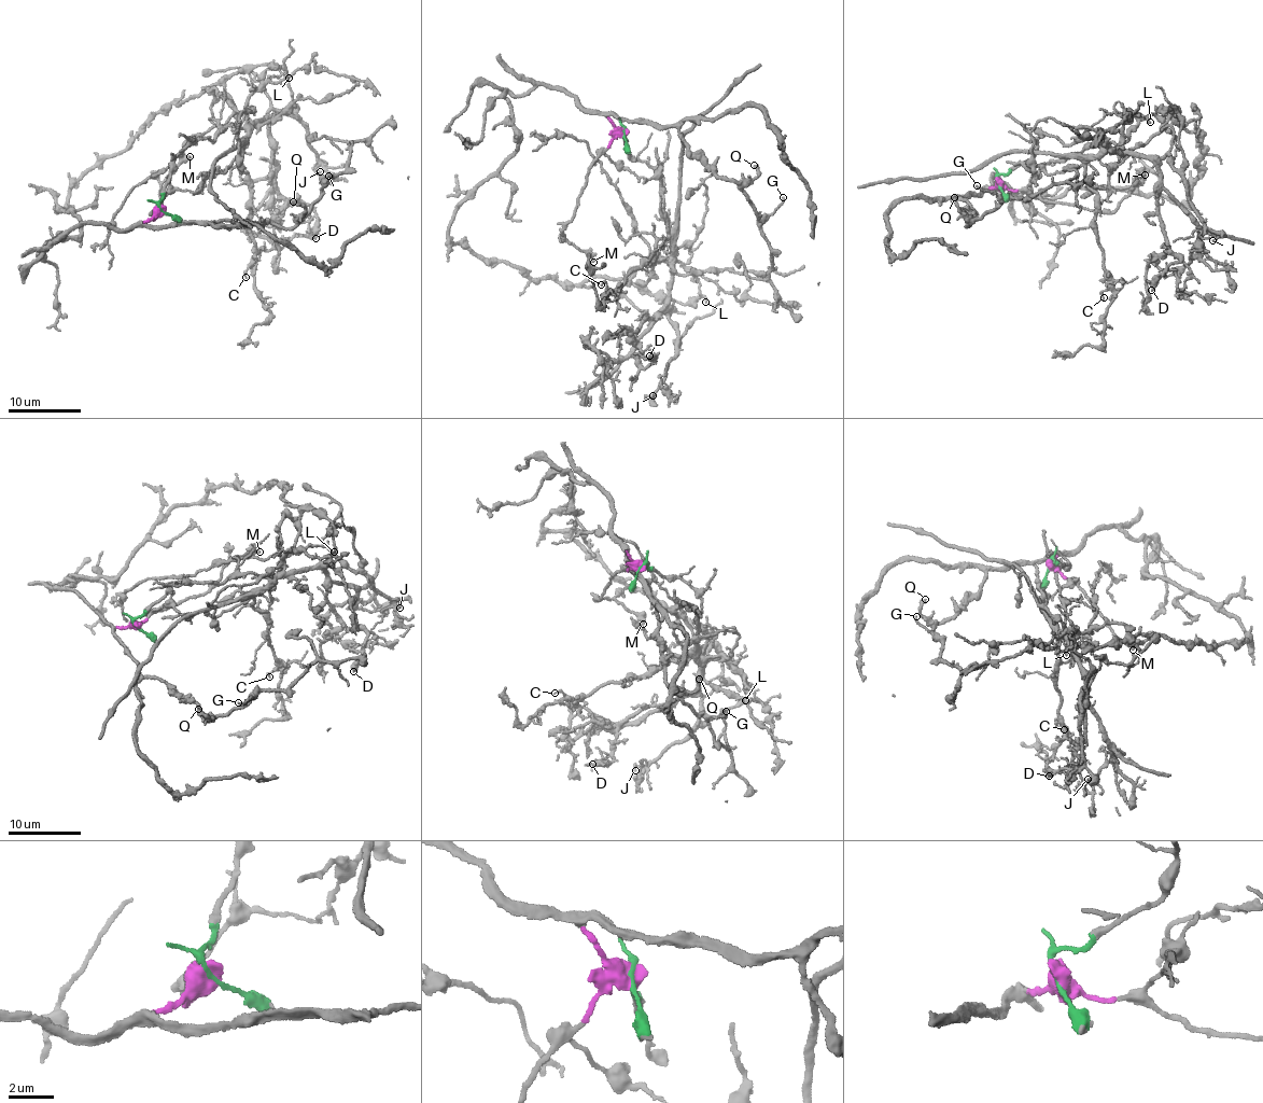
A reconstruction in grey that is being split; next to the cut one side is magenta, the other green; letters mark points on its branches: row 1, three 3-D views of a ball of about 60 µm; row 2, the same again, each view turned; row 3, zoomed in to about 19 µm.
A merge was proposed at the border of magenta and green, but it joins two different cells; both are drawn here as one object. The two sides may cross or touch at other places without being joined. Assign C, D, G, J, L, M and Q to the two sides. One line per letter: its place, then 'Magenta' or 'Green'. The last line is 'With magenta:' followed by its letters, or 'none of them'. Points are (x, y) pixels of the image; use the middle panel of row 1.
C: Place: (601, 284). Green
D: Place: (649, 355). Green
G: Place: (783, 197). Magenta
J: Place: (653, 395). Green
L: Place: (705, 302). Green
M: Place: (593, 262). Magenta
Q: Place: (754, 165). Magenta
With magenta: G, M, Q

